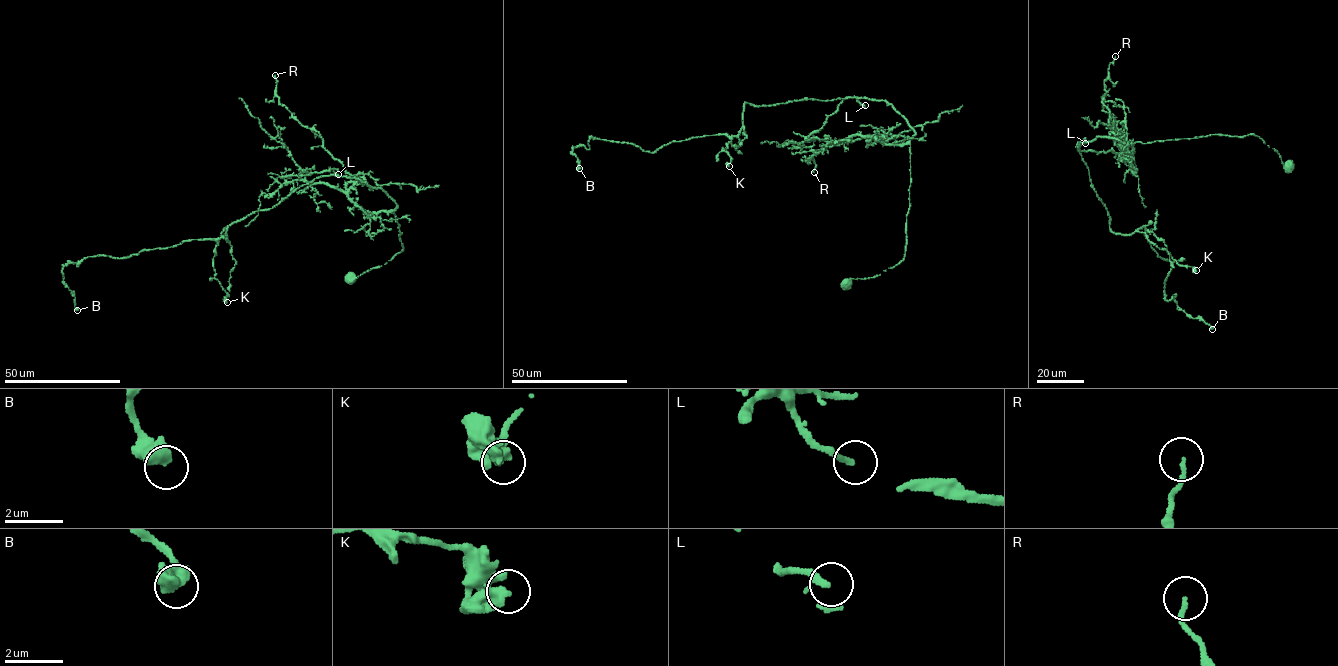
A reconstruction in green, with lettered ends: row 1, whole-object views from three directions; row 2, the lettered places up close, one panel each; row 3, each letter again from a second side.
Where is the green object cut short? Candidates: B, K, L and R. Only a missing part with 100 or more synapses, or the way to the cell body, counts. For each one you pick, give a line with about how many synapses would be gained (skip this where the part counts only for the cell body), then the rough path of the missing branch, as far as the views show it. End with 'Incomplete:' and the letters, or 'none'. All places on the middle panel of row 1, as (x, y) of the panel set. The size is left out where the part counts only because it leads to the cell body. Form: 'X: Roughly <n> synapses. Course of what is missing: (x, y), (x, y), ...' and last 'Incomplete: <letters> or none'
Incomplete: none

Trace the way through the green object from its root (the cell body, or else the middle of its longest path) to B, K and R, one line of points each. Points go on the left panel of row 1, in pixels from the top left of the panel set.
B: (351, 279), (403, 250), (396, 204), (329, 175), (233, 222), (227, 241), (67, 263), (77, 310)
K: (351, 279), (403, 250), (396, 204), (358, 179), (321, 176), (219, 238), (213, 269), (227, 302)
R: (351, 279), (403, 250), (397, 220), (350, 198), (356, 179), (279, 102), (275, 75)

